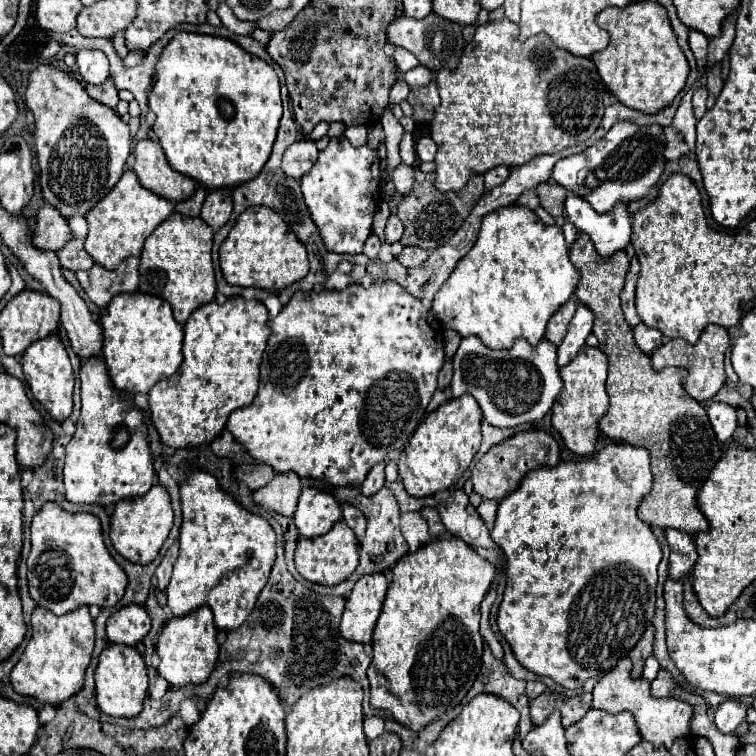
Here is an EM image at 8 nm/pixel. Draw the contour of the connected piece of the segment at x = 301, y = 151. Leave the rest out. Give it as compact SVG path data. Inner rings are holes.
M297 140L291 146L287 146L285 154L283 154L283 162L281 162L281 170L285 172L285 176L299 180L303 174L307 174L311 170L311 166L317 160L317 146L315 142L309 140Z

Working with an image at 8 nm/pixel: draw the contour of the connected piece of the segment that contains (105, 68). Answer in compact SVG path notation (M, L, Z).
M81 50L77 66L83 84L101 84L109 76L109 60L101 50Z

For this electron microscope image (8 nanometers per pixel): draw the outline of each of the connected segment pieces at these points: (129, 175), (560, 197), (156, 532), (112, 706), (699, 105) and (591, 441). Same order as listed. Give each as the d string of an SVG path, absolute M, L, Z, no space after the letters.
M125 170L115 188L103 200L99 200L93 210L87 212L85 218L89 222L89 234L85 240L85 250L99 266L113 270L127 256L139 256L149 234L171 214L173 202L149 192L139 184L133 170Z
M543 182L535 188L537 196L539 196L539 202L541 206L553 216L563 216L563 202L565 202L565 194L567 190L561 188L559 184L553 184L553 182Z
M155 484L147 494L121 500L115 504L115 512L111 516L111 542L115 550L129 562L149 564L157 558L163 542L171 532L171 526L173 526L173 510L169 492L165 490L165 486Z
M109 644L97 664L95 670L95 698L101 712L113 718L133 718L143 710L143 700L147 696L147 668L141 654L135 648L123 644Z
M699 86L693 94L693 110L695 110L695 118L699 120L703 114L705 114L705 100L707 100L707 88L705 86Z
M583 346L567 366L559 370L563 388L557 396L557 402L551 408L551 424L561 434L565 446L577 456L589 456L595 452L597 442L597 420L609 410L609 398L605 392L607 378L607 356L599 348Z

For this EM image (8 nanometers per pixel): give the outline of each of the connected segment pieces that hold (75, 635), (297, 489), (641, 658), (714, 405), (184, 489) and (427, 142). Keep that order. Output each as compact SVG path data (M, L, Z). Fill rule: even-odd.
M37 608L33 612L31 628L33 628L33 636L29 640L29 646L25 648L25 652L23 652L21 660L17 662L17 666L11 670L13 690L21 696L31 696L31 698L39 700L41 704L59 706L61 702L73 698L85 684L85 670L91 662L93 646L95 646L93 618L89 614L89 608L79 608L77 612L69 612L69 614L63 614L63 616L57 616L57 614L53 614L45 608Z
M295 472L275 474L275 478L263 488L253 492L253 502L265 510L273 510L281 516L293 516L301 494L301 478Z
M649 626L645 630L645 634L639 640L639 644L633 648L633 652L629 652L629 658L633 662L633 668L631 668L631 676L633 678L641 678L643 664L645 664L647 656L651 654L651 646L653 646L653 626Z
M711 402L707 408L711 426L715 430L715 436L719 442L725 442L727 438L731 438L733 430L737 428L737 416L735 416L735 408L723 402Z
M193 470L187 478L183 478L179 482L179 494L183 524L179 530L179 558L167 588L167 606L171 608L173 616L185 616L201 606L209 606L219 630L235 630L247 620L269 580L277 548L275 532L263 516L247 512L233 500L233 496L225 494L217 486L217 480L205 470Z
M421 134L421 136L417 138L417 156L419 156L419 160L431 162L431 160L435 158L435 154L437 154L435 148L437 148L435 142L433 142L427 134Z

